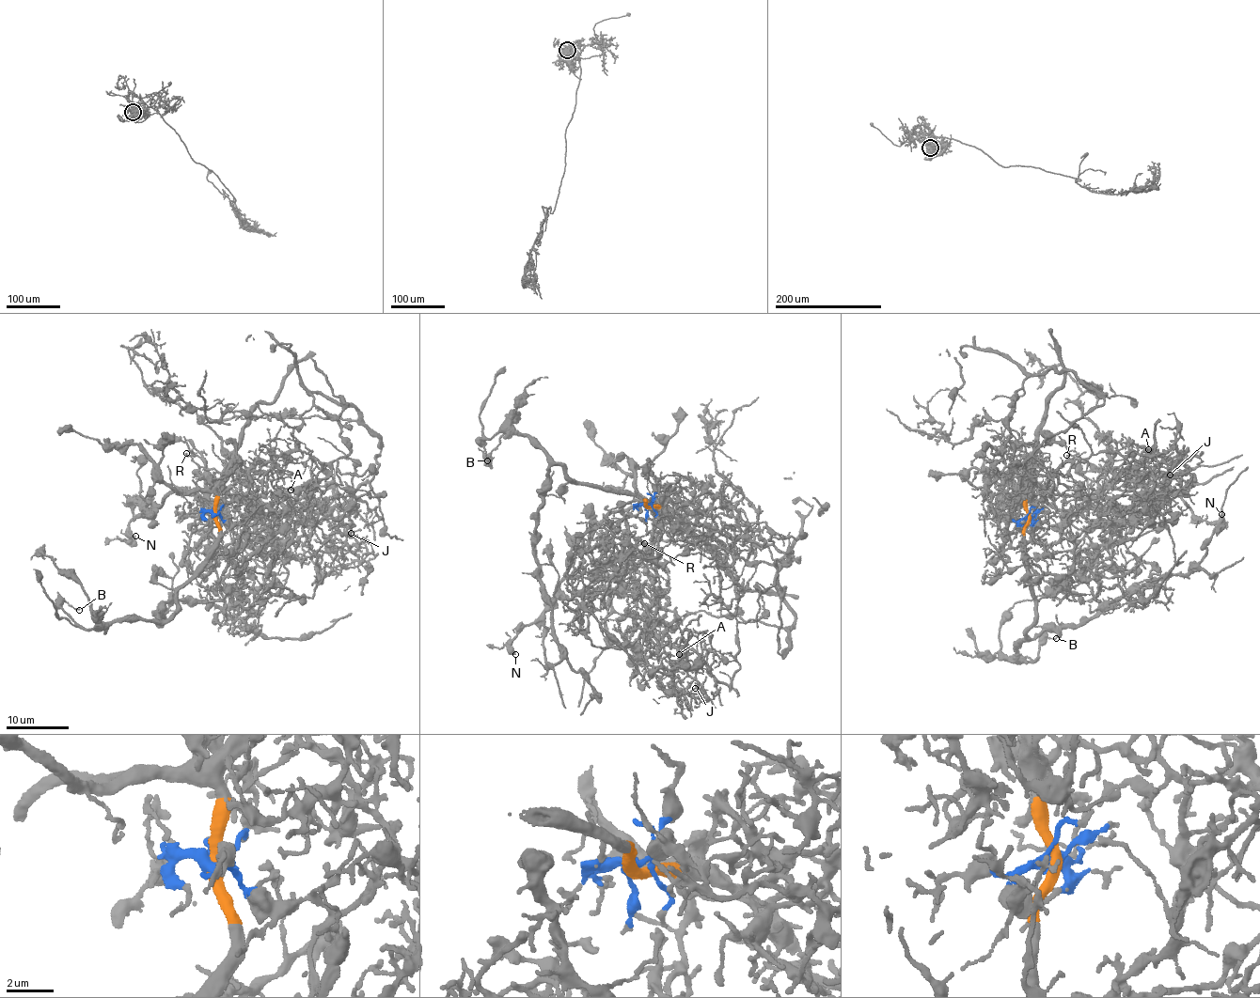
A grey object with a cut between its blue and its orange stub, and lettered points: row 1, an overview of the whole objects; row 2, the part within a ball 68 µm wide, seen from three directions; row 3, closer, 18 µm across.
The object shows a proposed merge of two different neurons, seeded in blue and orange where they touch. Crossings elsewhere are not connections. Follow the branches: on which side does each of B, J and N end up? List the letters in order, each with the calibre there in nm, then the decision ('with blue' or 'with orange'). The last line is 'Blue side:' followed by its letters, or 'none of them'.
B: 140 nm | with orange
J: 170 nm | with blue
N: 550 nm | with orange
Blue side: J

